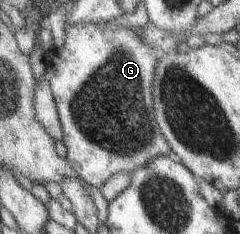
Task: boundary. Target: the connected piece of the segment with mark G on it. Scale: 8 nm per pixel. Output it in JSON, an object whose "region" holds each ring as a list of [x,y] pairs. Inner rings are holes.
{"region":[[[106,22],[73,23],[63,29],[62,45],[57,50],[49,49],[43,56],[44,78],[55,103],[61,141],[66,147],[65,160],[83,183],[98,189],[110,175],[118,171],[132,173],[153,157],[166,156],[171,150],[154,121],[150,95],[154,70],[162,54],[141,42],[139,29],[113,28]]]}

